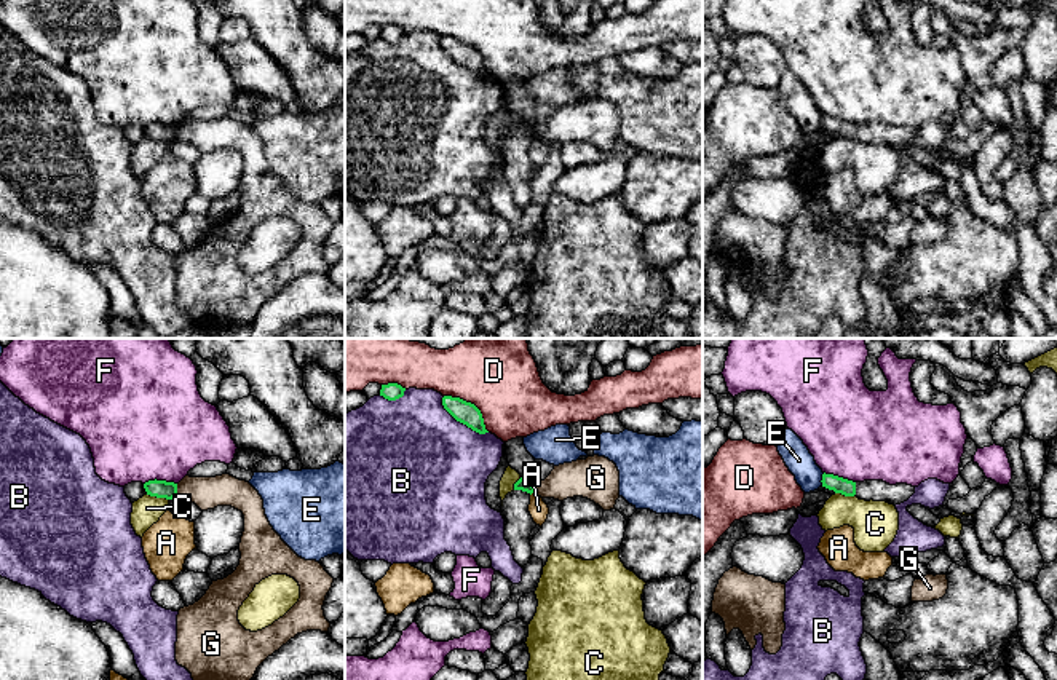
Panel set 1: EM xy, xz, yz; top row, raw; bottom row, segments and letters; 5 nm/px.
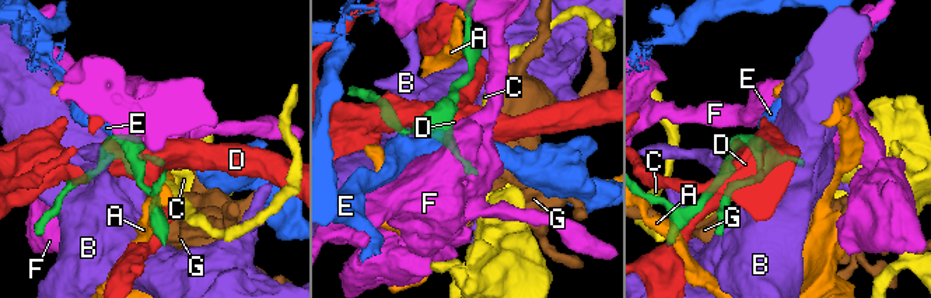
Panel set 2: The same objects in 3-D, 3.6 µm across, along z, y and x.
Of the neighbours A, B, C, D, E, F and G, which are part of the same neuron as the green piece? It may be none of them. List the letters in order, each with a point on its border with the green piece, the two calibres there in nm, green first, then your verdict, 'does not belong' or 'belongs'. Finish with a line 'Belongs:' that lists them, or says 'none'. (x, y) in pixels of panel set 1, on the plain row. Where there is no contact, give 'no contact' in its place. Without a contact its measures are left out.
A: xz (532, 134) | 70/100 nm | does not belong
B: xz (462, 64) | 110/480 nm | does not belong
C: xy (157, 139) | 90/140 nm | does not belong
D: xz (473, 47) | 110/360 nm | does not belong
E: yz (823, 122) | 80/140 nm | does not belong
F: xy (160, 123) | 90/480 nm | does not belong
G: xy (176, 133) | 90/160 nm | does not belong
Belongs: none

